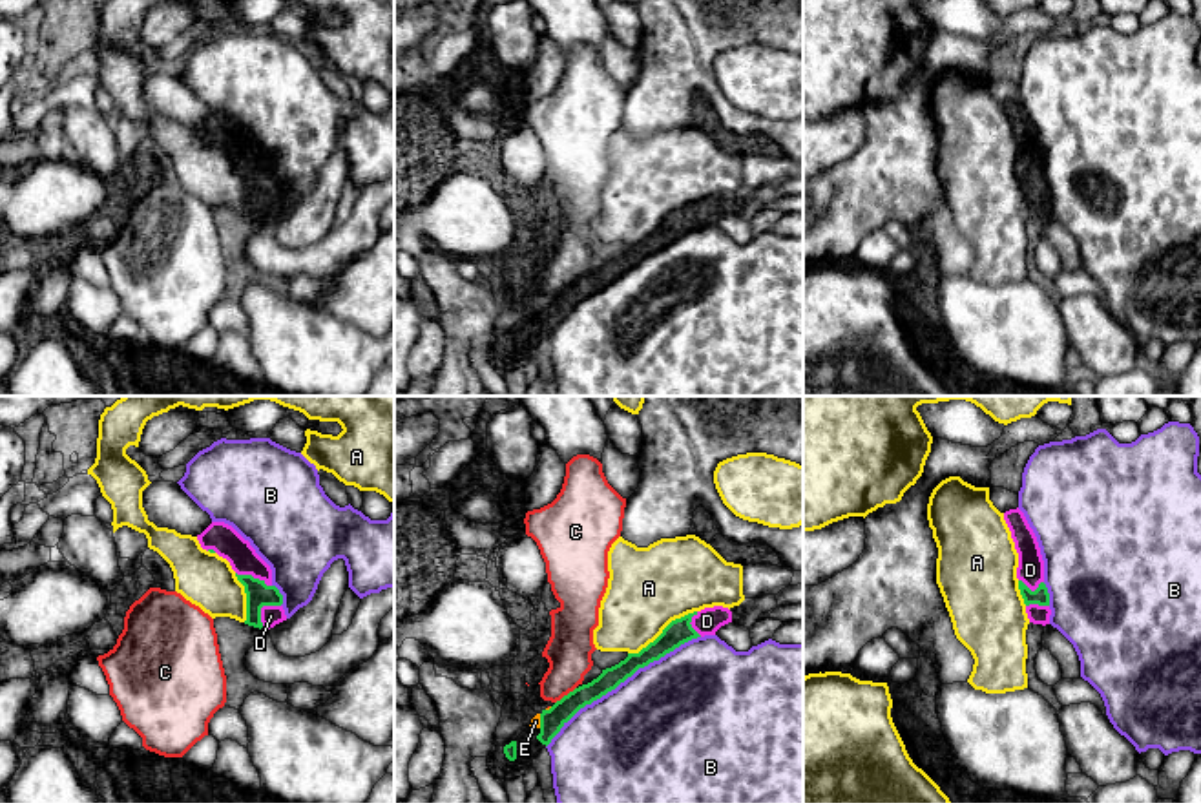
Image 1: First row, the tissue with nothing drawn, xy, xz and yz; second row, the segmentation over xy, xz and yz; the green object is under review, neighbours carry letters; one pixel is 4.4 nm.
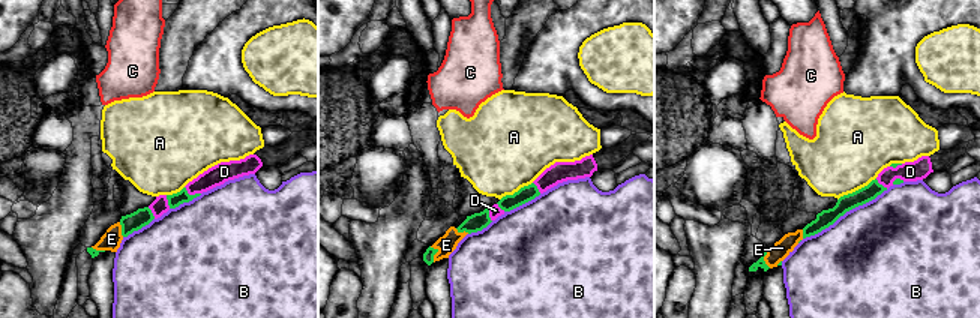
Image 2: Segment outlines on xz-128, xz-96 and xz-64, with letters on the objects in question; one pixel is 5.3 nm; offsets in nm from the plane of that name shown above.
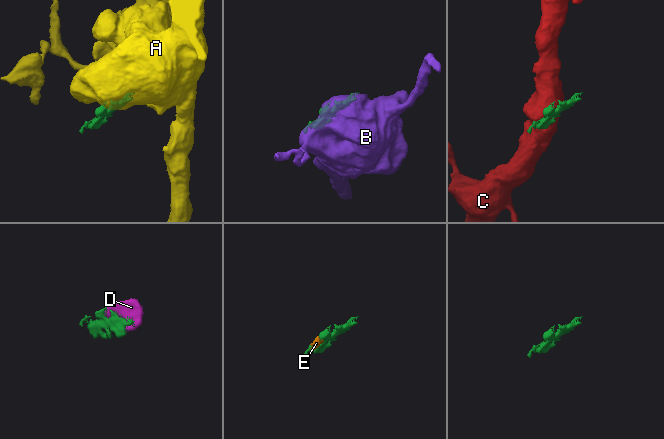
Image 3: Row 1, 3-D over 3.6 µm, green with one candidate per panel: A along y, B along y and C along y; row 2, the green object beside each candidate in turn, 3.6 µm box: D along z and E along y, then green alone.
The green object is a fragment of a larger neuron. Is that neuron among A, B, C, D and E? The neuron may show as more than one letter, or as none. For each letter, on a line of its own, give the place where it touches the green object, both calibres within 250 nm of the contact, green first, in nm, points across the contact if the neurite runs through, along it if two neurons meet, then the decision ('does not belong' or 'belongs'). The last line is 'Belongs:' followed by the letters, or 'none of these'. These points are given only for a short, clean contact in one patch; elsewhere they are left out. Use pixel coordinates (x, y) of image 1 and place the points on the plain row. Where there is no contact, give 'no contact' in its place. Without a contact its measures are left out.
A: contact xz (663, 223); calibres 110 and 360 nm; does not belong
B: contact xz (621, 272); calibres 90 and 480 nm; does not belong
C: contact xz (564, 287); calibres 100 and 200 nm; does not belong
D: contact xy (261, 198); calibres 110 and 90 nm; belongs
E: contact xz (541, 312); calibres 100 and 50 nm; way xz (552, 312), (541, 312), (535, 312); belongs
Belongs: D, E

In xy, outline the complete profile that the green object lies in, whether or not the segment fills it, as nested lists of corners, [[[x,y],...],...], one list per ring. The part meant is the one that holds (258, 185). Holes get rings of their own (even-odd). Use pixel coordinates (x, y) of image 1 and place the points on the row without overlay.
[[[212,113],[197,131],[203,141],[226,150],[246,184],[246,212],[254,219],[270,221],[287,212],[283,186],[272,175],[270,157],[232,117]]]

